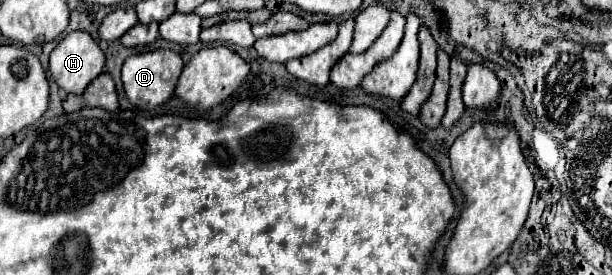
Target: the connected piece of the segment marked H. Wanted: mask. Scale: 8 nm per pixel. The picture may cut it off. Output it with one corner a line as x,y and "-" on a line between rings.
86,31
68,33
50,53
50,73
60,89
80,95
104,71
106,57

